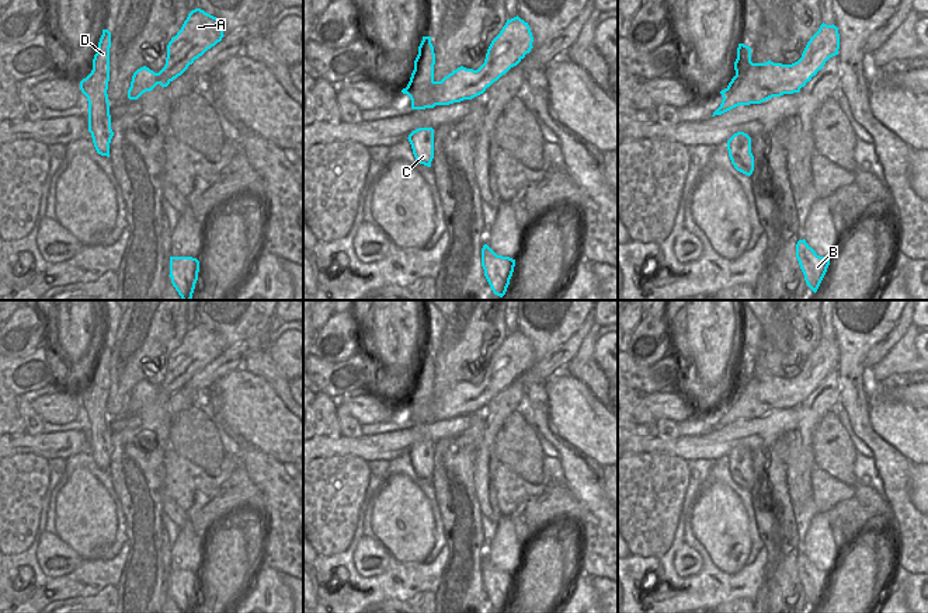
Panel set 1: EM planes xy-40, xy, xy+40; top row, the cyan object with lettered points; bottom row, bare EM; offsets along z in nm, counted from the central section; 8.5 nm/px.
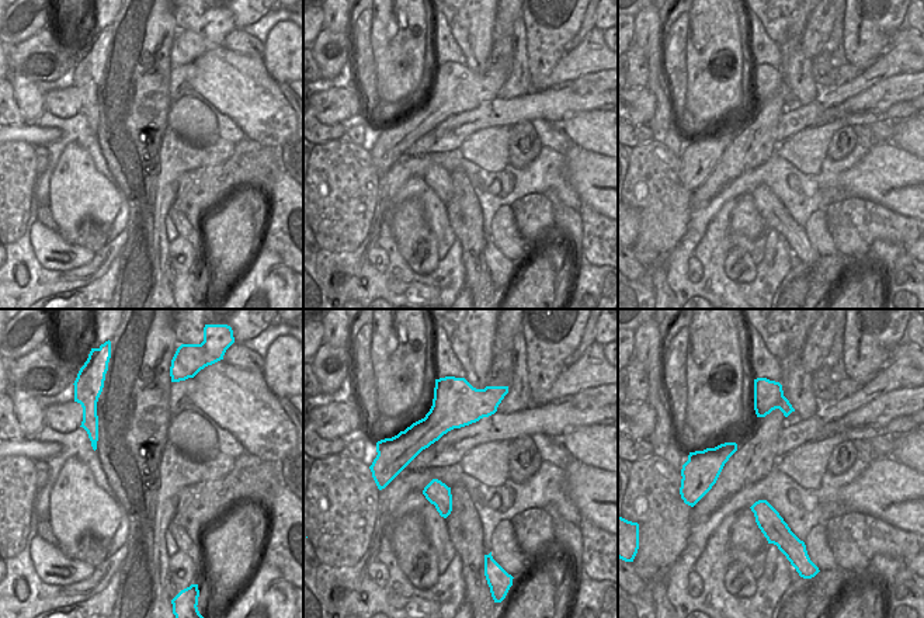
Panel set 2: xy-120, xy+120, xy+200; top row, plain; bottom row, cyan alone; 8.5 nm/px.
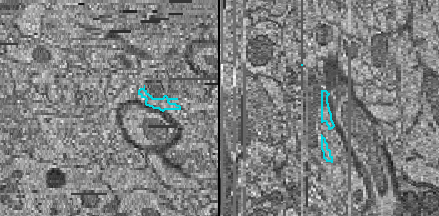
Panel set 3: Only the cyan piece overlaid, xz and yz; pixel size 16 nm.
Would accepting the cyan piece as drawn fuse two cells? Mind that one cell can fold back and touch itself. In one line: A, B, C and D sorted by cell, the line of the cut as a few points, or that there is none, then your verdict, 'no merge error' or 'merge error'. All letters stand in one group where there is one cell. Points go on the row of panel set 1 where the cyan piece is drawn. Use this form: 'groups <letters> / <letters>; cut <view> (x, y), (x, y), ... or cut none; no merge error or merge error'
groups A / B C D; cut xy+40 (751, 62), (740, 83), (727, 90); merge error

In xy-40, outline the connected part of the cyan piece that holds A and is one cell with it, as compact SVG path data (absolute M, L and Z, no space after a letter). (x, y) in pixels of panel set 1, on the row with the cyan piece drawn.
M201 8L192 10L181 29L167 45L164 67L154 73L143 66L138 69L128 90L129 100L138 100L143 93L152 91L157 84L167 87L181 76L195 59L215 46L223 38L222 22Z

